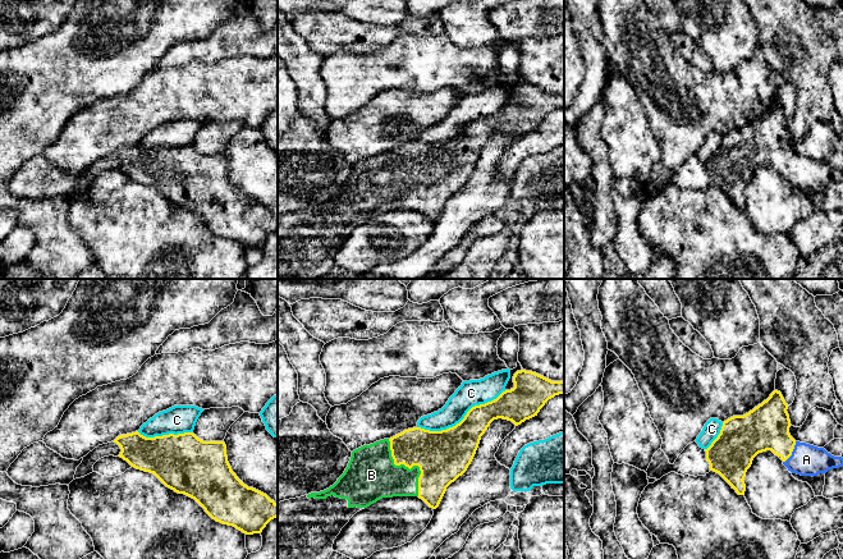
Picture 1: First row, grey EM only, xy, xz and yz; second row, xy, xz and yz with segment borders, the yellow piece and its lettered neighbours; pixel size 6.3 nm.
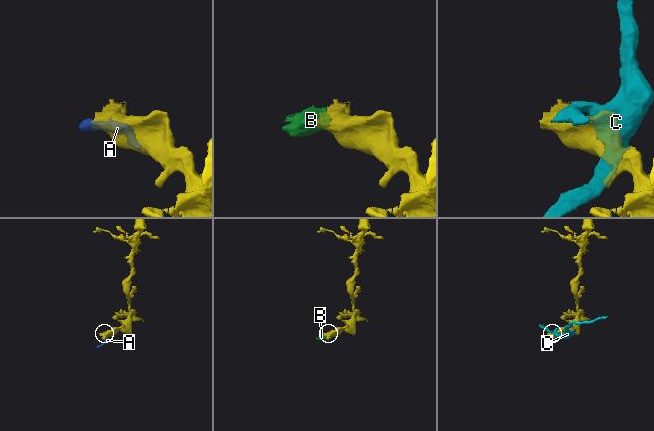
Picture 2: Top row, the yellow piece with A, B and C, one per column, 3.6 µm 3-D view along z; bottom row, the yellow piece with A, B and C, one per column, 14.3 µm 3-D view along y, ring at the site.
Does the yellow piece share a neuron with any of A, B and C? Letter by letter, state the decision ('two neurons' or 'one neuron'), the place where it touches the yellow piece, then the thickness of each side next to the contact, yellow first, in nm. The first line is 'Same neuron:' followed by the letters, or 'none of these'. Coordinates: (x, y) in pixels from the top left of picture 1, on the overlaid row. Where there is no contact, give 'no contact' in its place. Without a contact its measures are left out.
Same neuron: A, B
A: one neuron; contact yz (792, 450); calibres 280 and 200 nm
B: one neuron; contact xz (408, 467); calibres 320 and 320 nm
C: two neurons; contact xz (463, 418); calibres 300 and 160 nm

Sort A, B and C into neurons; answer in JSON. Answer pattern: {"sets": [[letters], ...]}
{"sets": [["A", "B"], ["C"]]}

